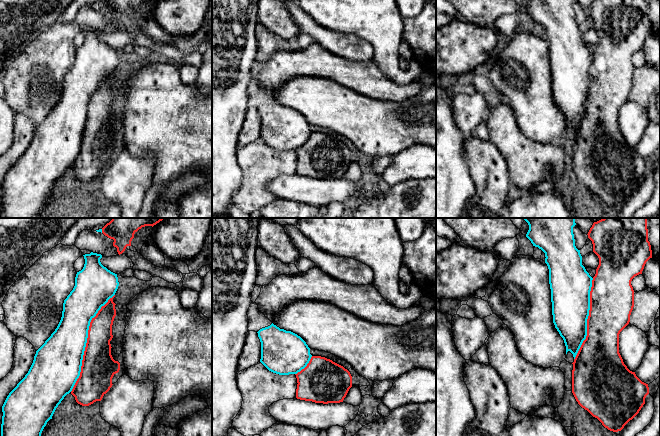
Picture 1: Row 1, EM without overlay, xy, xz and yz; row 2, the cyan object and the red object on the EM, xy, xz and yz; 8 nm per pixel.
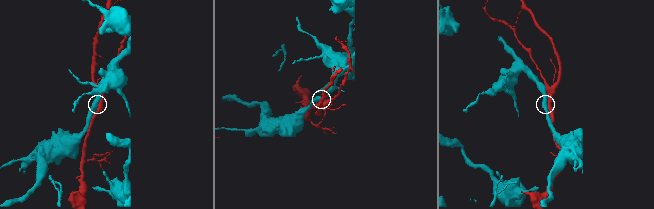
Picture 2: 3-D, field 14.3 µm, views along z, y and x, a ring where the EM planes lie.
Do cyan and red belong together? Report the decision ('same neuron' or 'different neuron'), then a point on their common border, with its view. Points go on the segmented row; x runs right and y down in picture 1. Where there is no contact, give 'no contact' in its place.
different neuron; contact xy (86, 342)

